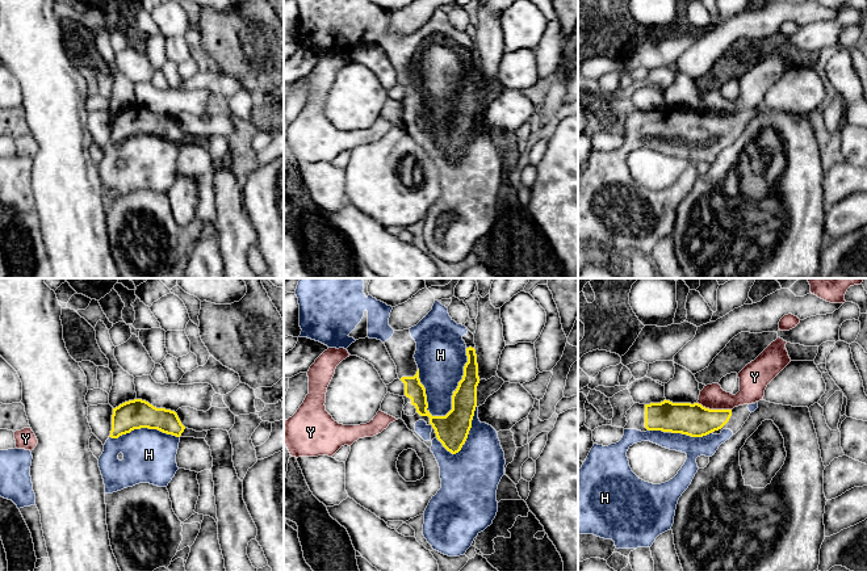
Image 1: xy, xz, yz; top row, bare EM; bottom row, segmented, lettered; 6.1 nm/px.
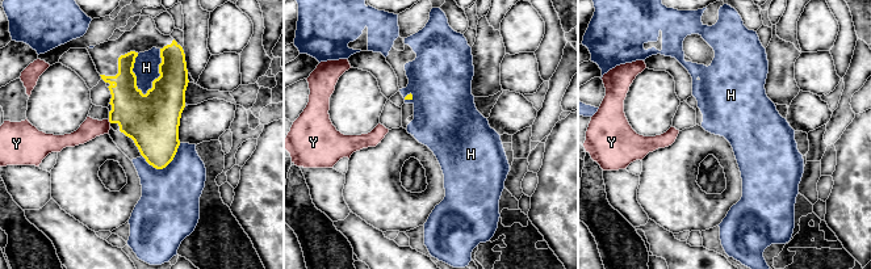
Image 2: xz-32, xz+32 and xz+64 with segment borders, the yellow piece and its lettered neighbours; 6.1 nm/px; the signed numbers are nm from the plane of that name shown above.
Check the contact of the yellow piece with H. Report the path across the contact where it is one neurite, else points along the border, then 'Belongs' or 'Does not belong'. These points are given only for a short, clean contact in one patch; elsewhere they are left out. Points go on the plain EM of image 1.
Belongs

